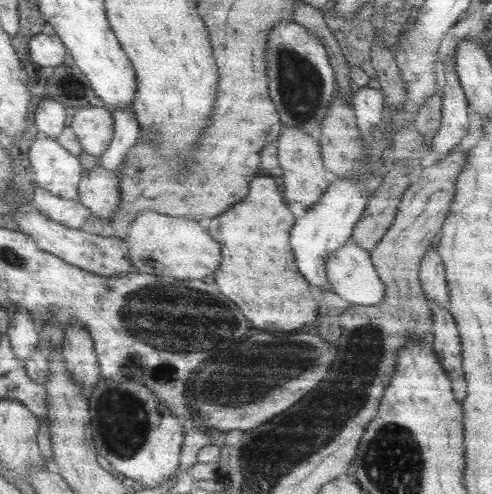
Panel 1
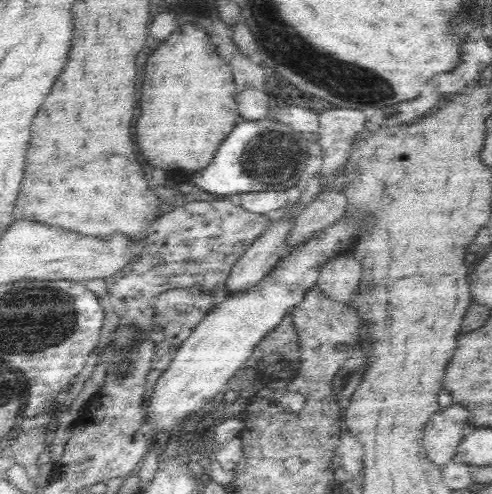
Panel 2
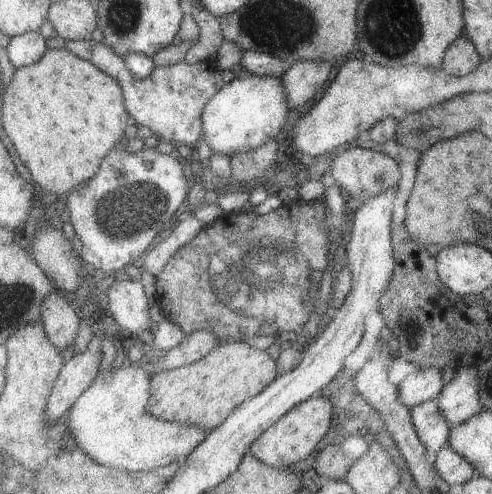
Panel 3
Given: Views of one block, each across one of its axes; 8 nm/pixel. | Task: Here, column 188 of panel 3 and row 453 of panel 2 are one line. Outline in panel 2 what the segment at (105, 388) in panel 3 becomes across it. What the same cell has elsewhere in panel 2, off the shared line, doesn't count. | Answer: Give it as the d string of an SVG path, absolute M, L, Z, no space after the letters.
M452 404L444 410L438 410L428 426L424 428L424 452L428 462L434 466L446 466L456 460L456 448L464 440L464 426L468 422L468 410L460 404Z

